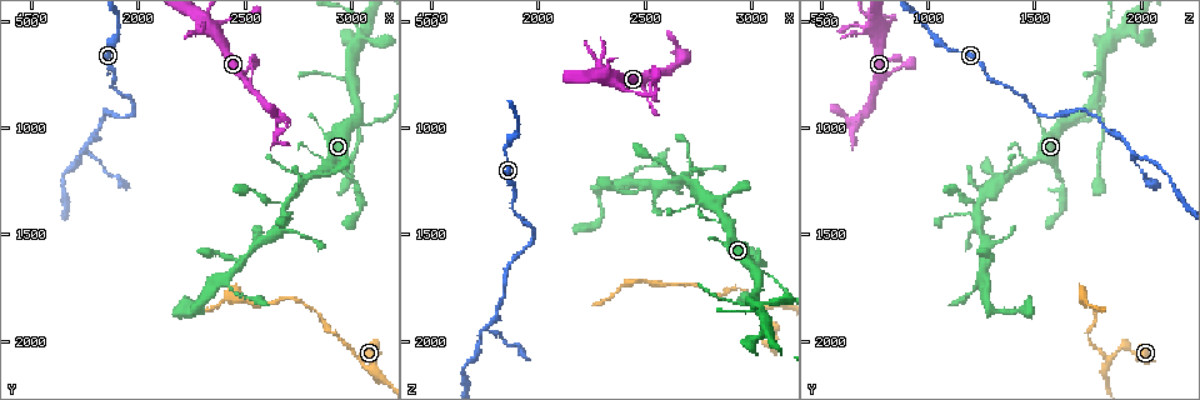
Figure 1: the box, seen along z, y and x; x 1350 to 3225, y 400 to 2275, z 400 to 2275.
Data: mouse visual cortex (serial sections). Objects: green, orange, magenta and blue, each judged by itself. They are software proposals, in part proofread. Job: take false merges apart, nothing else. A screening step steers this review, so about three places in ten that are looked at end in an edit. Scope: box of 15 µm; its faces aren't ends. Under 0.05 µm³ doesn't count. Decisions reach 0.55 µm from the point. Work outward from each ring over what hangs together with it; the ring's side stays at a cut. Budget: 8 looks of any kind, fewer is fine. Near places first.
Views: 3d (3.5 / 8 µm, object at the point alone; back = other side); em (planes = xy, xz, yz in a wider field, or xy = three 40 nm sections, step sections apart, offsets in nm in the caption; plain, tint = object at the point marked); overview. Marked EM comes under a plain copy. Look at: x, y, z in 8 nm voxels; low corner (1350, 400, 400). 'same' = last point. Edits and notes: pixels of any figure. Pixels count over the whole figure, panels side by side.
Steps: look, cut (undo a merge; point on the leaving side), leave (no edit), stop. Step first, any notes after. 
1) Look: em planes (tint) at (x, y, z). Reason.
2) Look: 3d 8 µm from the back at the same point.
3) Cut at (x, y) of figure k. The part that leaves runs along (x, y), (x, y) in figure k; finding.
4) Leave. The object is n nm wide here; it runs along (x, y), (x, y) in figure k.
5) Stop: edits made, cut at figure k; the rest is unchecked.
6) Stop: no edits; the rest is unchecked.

Look: 3d 3.5 µm from the back at (3050, 2070, 1850). Sharp bend.

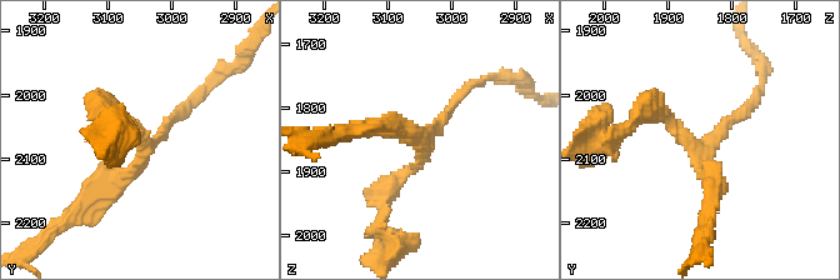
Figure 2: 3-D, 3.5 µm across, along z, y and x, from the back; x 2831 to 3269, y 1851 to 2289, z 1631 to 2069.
Look: em xy step 5 (tint) at (3040, 2080, 1860). 3 arms meet here; the arms are 100, 250, 250 nm wide; shape alone is not enough.

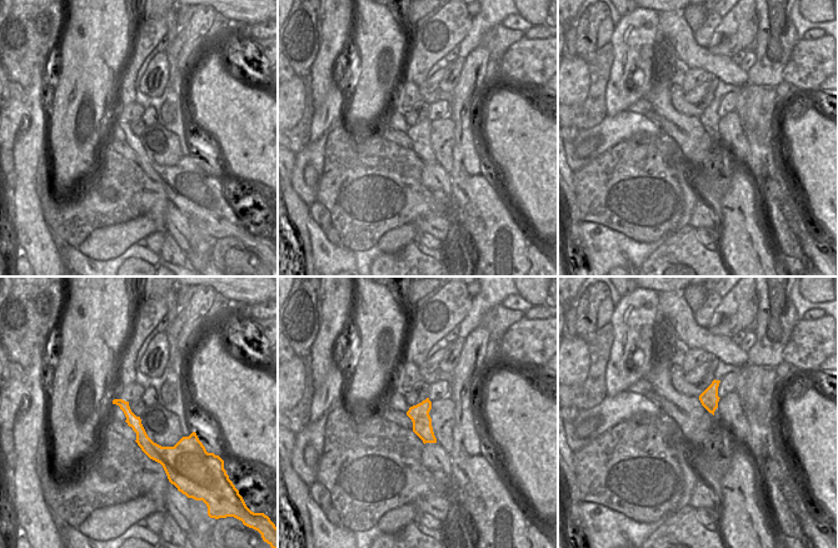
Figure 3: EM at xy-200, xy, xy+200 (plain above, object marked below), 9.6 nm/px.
Leave. It runs along (384, 201), (465, 90) in figure 2; one cell here.

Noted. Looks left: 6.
Look: em planes (tint) at (2700, 1340, 1250). Abrupt turn.

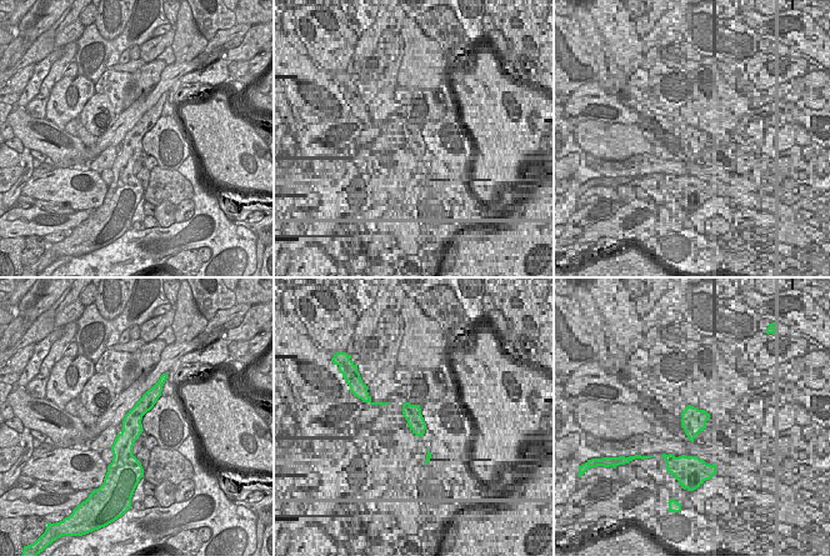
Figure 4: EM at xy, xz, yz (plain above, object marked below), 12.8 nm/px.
Look: 3d 3.5 µm from the back at the same point.

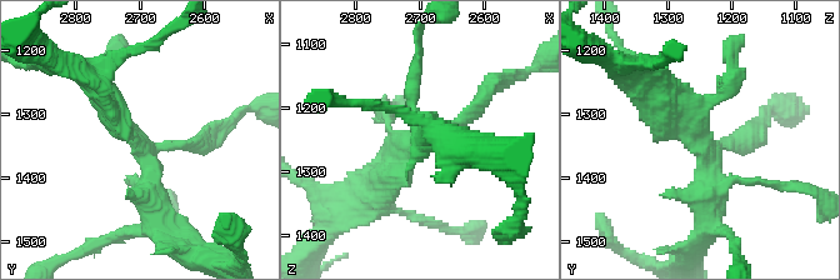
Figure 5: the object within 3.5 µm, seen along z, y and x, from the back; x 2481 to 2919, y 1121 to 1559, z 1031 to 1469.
Leave. 3 arms meet here; the arms are 150, 300, 400 nm wide; it runs along (103, 93), (153, 165), (156, 220) in figure 5; all the same cell.

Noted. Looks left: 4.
Look: 3d 3.5 µm at (1750, 1110, 1950). Three-way junction.

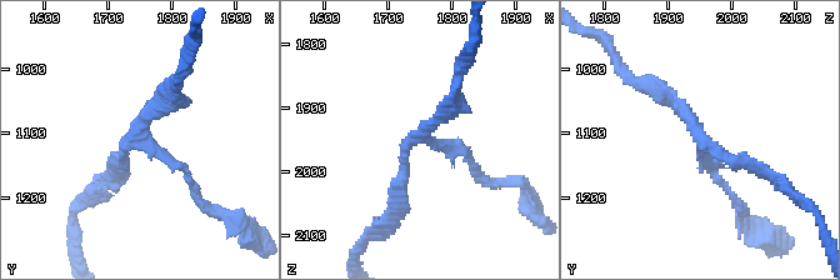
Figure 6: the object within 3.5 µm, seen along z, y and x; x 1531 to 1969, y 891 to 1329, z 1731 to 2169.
Look: em xy step 3 (tint) at (1750, 1100, 1950). 3 arms meet here; the arms are 100, 200, 200 nm wide; now the EM.

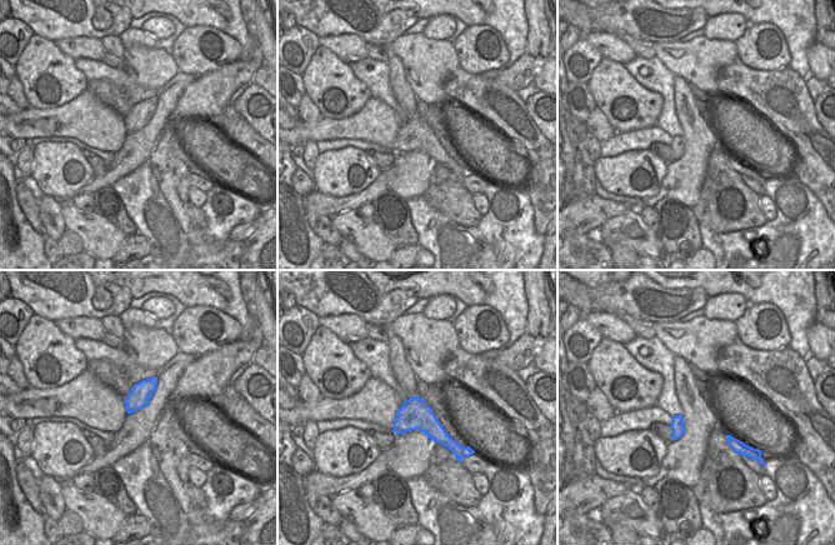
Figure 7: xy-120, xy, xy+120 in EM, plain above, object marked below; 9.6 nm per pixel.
Look: em planes (tint) at the same point.

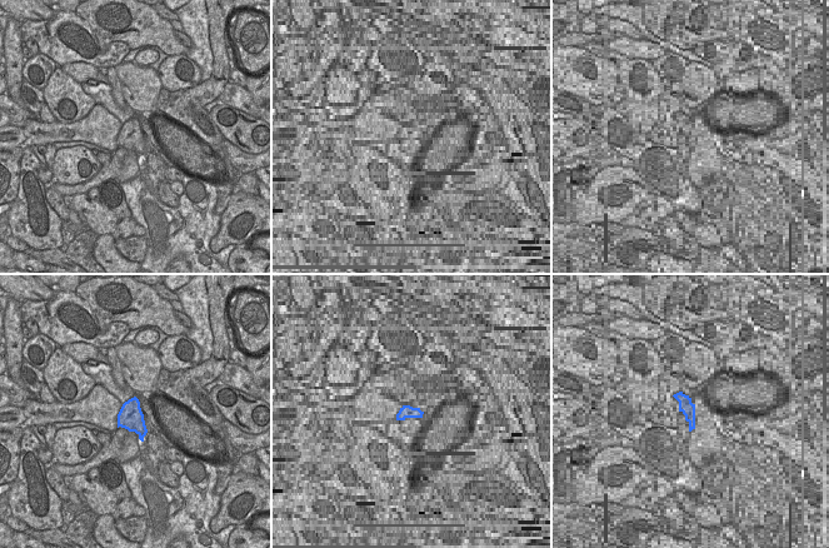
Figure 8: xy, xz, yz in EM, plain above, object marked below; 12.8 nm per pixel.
Leave. It runs along (646, 83), (673, 98), (704, 144), (759, 168) in figure 6; one cell here.

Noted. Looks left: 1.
Stop: no edits; the rest is unchecked.

